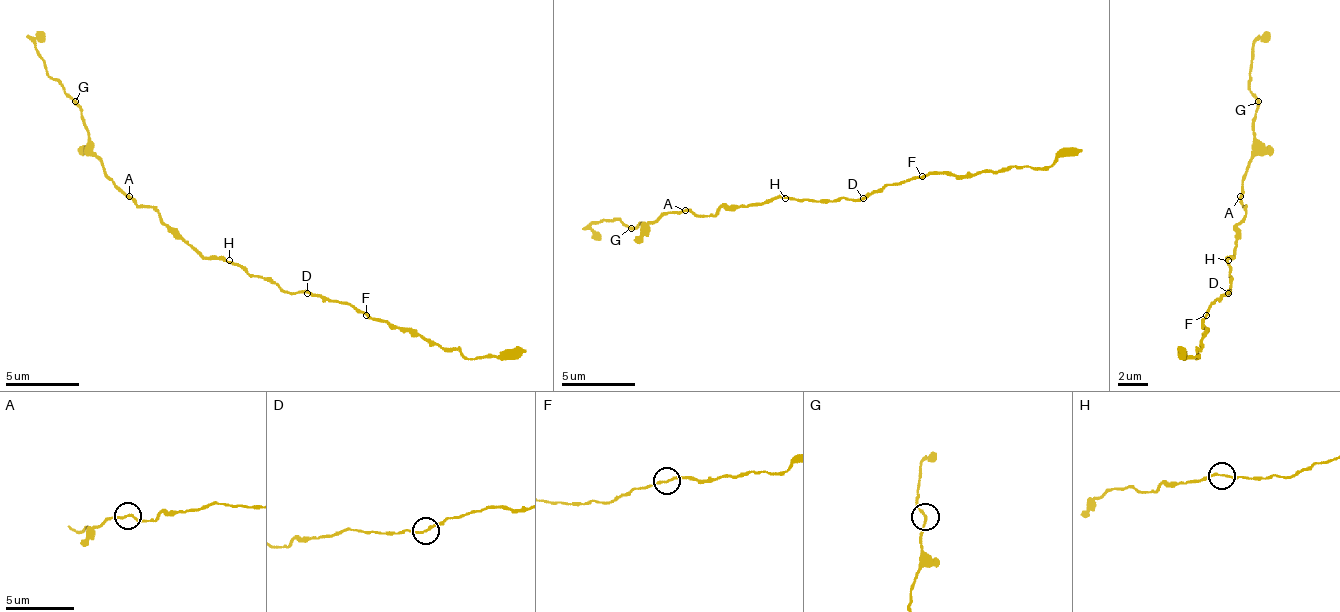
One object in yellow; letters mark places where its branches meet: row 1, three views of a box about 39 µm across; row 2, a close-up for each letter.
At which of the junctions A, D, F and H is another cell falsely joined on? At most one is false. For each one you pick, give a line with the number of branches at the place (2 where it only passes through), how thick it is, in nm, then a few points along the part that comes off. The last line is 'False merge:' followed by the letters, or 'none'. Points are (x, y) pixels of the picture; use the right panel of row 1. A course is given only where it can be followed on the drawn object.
A: branches 2; calibre 170 nm; course (1239, 197), (1258, 105), (1250, 90), (1250, 50), (1254, 42), (1269, 31)
False merge: A

